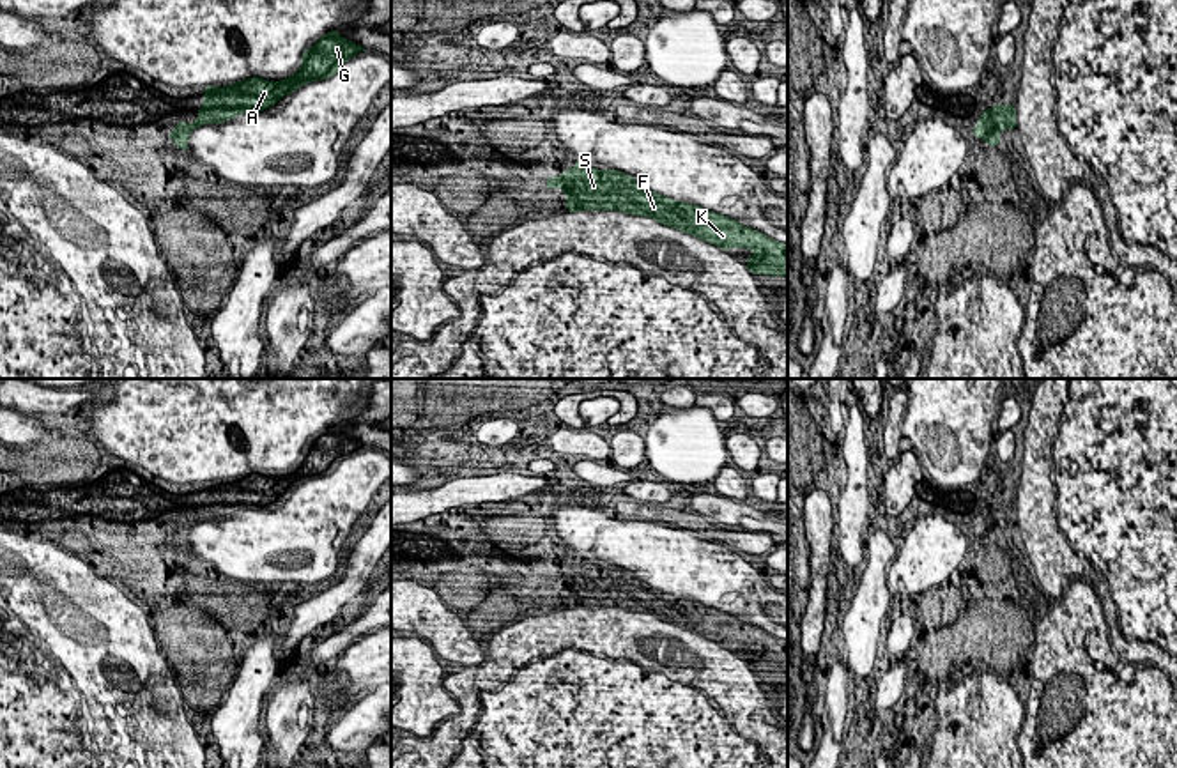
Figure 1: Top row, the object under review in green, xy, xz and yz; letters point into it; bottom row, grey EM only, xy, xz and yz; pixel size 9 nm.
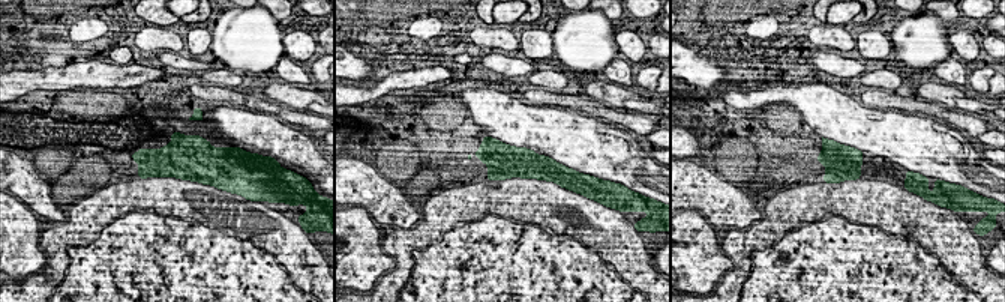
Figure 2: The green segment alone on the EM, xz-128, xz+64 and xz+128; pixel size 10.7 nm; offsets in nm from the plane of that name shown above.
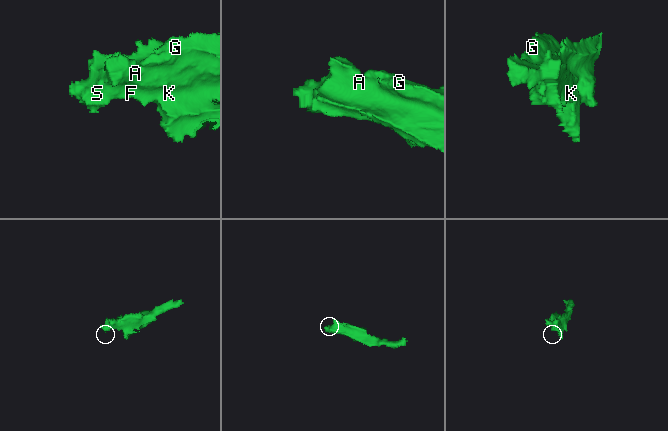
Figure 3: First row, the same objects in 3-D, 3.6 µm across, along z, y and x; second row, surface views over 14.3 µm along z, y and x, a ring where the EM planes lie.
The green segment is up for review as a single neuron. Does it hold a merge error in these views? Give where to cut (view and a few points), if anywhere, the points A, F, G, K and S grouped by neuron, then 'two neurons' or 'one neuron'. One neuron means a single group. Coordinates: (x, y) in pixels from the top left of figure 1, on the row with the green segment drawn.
cut none; groups A F G K S; one neuron

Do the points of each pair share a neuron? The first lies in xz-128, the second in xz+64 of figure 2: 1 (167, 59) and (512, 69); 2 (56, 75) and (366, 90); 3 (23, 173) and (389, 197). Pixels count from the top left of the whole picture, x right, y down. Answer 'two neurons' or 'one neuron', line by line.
1: one neuron
2: one neuron
3: one neuron

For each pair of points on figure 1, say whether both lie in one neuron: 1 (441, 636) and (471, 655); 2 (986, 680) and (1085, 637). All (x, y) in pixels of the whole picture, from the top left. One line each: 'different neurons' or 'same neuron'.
1: same neuron
2: different neurons

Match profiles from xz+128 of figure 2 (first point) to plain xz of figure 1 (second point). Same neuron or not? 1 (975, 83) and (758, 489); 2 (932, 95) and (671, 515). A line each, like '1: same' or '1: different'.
1: same
2: different

